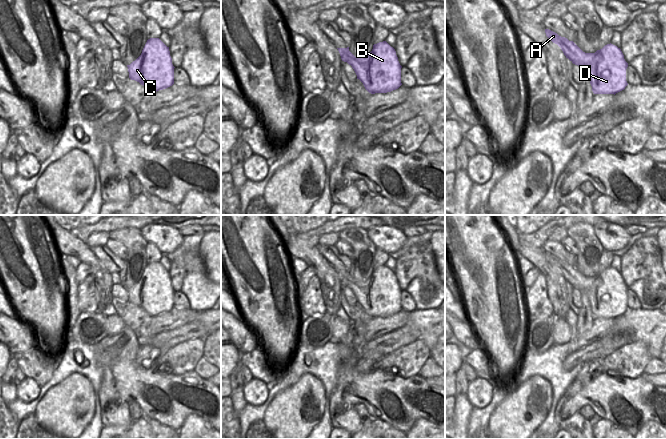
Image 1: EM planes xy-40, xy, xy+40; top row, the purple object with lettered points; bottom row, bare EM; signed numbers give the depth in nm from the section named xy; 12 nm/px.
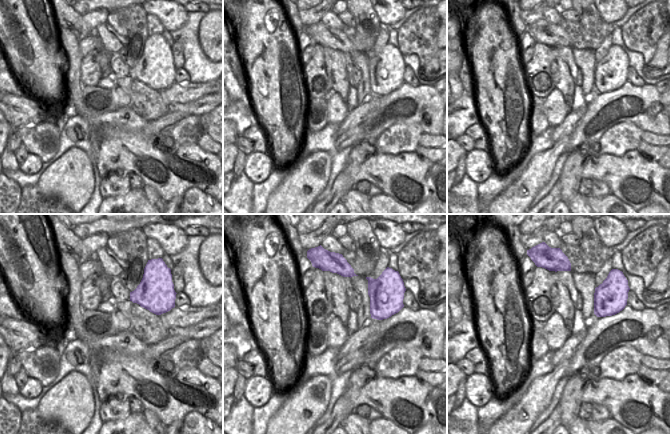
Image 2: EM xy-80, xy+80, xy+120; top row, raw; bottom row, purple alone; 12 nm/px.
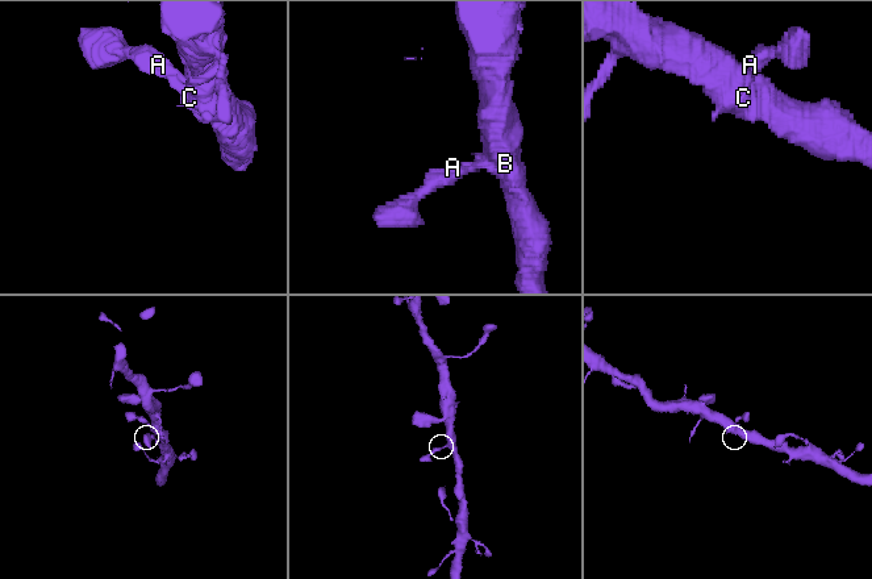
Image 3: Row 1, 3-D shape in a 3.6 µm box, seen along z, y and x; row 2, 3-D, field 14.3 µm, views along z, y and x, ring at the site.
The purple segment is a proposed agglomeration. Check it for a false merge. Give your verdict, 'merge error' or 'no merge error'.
no merge error

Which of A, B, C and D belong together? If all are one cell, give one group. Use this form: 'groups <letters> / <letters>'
groups A B C D

